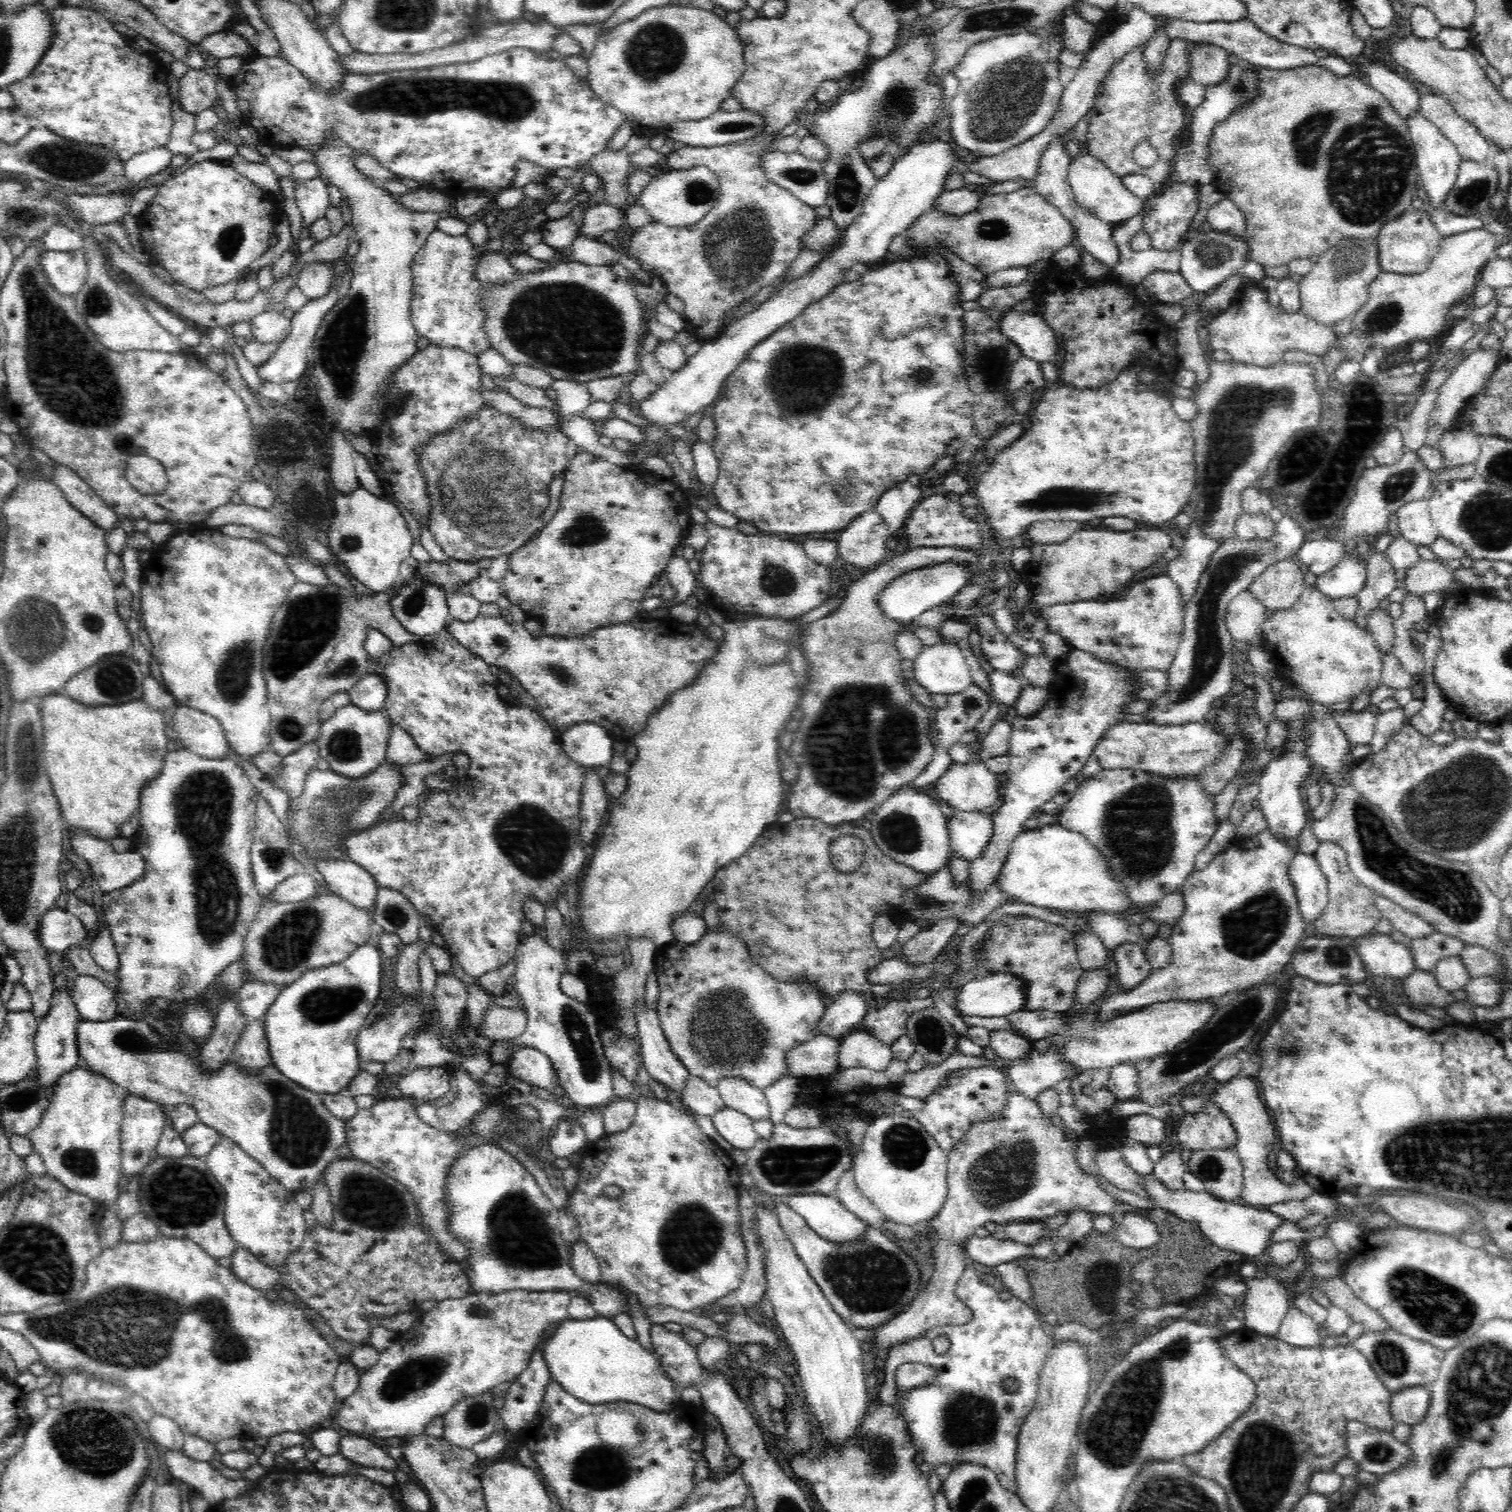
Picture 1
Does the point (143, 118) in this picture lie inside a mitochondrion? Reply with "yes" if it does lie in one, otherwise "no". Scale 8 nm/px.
no

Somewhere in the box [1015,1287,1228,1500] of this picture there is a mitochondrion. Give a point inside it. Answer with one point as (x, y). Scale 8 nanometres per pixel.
(1117, 1444)

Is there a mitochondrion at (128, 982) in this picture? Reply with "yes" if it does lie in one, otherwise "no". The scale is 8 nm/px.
no

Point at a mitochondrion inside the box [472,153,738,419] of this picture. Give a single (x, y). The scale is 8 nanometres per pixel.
(565, 325)

